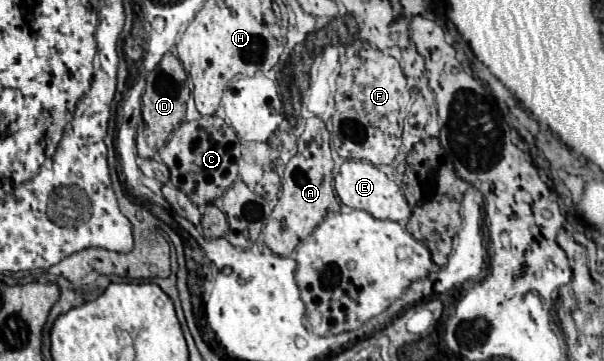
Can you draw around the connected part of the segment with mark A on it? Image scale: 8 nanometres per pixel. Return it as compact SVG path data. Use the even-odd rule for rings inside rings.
M311 118L305 134L299 138L299 152L285 166L281 178L281 196L267 220L263 238L265 244L281 256L289 256L301 240L305 240L313 228L329 214L339 210L339 202L333 192L333 158L329 148L329 132L319 118Z

